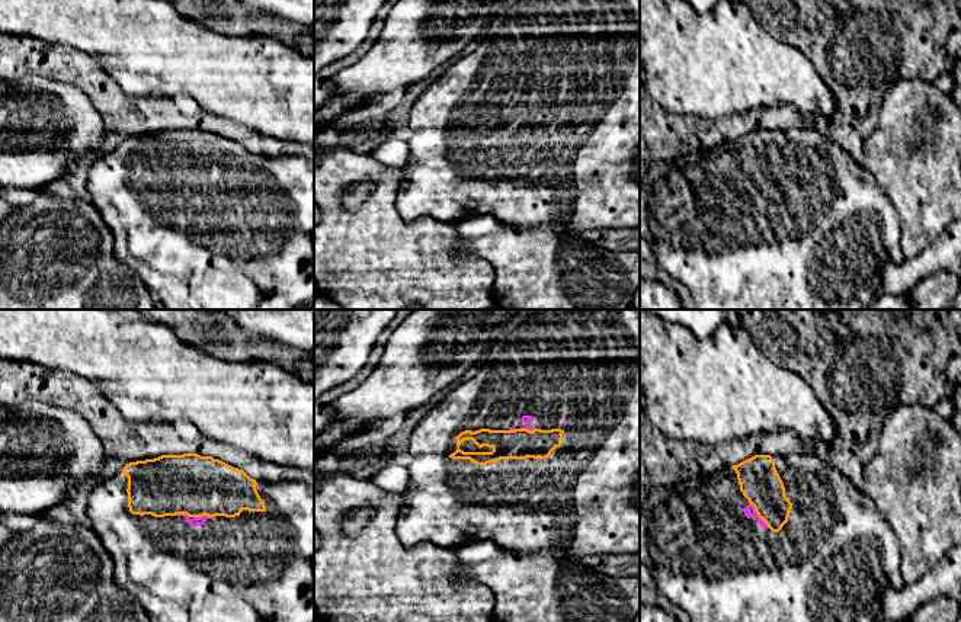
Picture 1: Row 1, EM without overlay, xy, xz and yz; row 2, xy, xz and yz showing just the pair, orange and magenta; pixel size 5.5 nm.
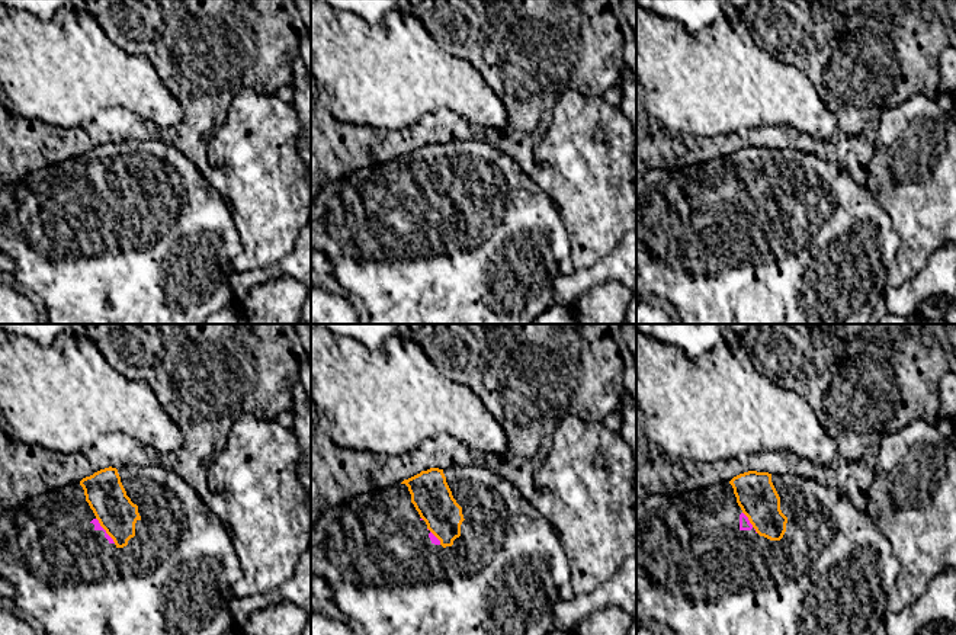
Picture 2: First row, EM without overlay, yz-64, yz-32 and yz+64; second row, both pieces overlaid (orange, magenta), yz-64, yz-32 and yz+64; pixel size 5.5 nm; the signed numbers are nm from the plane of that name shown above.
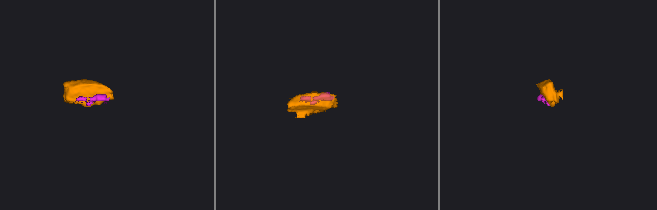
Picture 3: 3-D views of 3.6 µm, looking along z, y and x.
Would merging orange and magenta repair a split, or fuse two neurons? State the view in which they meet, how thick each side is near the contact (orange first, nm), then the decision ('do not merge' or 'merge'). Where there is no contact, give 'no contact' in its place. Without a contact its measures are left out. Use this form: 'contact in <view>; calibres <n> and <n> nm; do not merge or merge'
contact in yz; calibres 220 and 70 nm; merge

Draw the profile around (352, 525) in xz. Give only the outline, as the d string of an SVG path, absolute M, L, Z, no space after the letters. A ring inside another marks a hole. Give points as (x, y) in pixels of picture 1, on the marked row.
M365 506L345 517L340 528L347 538L353 538L362 532L371 516L372 510Z

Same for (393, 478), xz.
M393 461L368 481L385 493L401 494L407 488L407 468L401 461Z

